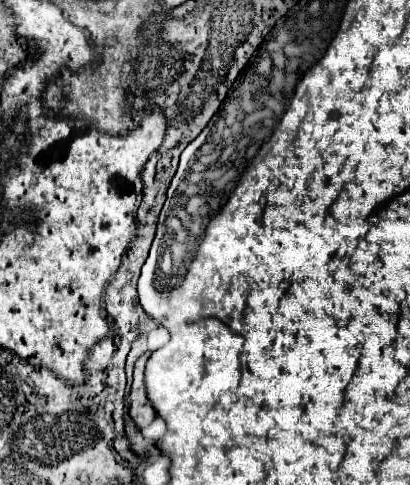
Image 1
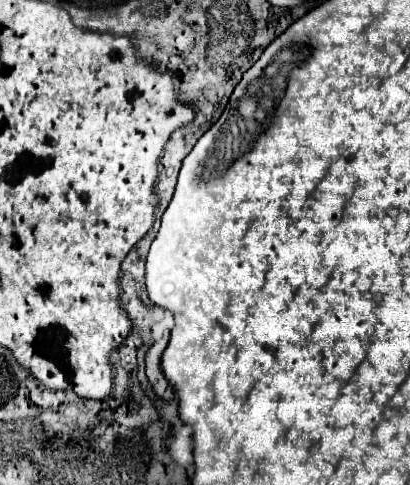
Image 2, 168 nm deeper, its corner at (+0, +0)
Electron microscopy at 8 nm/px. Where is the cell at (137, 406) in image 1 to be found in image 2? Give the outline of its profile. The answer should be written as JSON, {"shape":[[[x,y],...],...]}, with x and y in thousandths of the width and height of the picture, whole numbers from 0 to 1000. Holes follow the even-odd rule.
{"shape":[[[402,689],[388,705],[378,705],[359,730],[354,730],[354,771],[359,771],[359,784],[378,808],[378,816],[402,829],[402,825],[422,825],[422,804],[417,796],[407,792],[402,775],[393,771],[393,759],[388,759],[388,738],[398,730],[398,722],[407,718],[407,701],[412,701],[412,689]]]}

